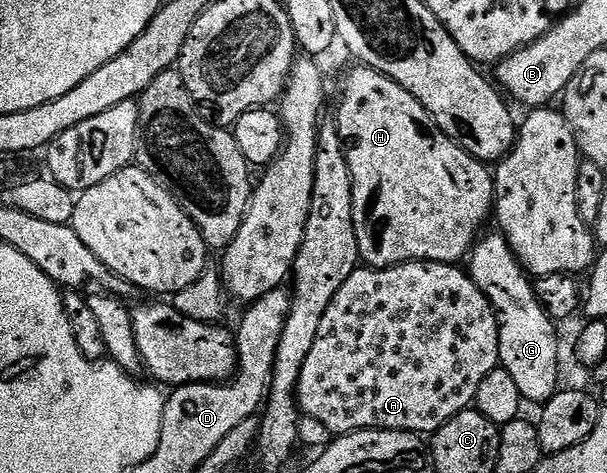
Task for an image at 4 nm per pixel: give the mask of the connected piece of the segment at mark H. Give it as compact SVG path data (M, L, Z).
M353 65L345 75L345 84L341 87L341 104L337 107L337 120L335 126L346 144L353 143L353 148L348 148L349 175L353 179L353 220L355 221L355 237L359 241L360 262L366 267L398 267L400 263L452 263L460 264L472 252L479 236L486 230L485 222L490 222L495 211L495 192L493 189L494 172L471 153L467 153L451 137L439 129L439 125L415 101L403 85L391 81L383 73L364 65Z

